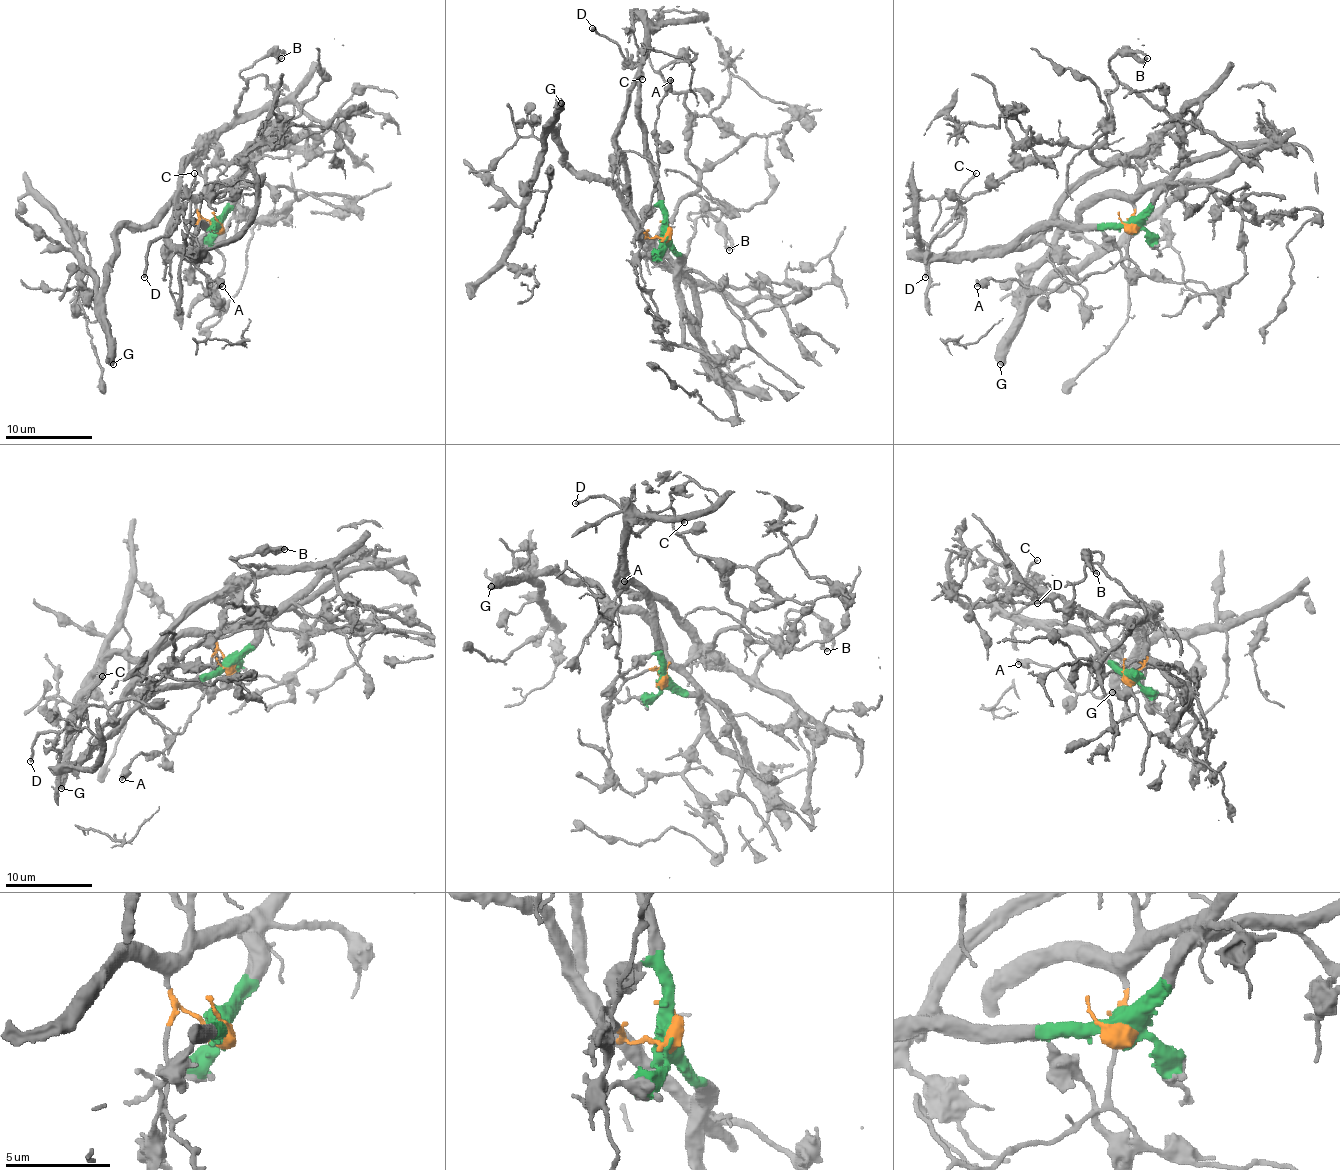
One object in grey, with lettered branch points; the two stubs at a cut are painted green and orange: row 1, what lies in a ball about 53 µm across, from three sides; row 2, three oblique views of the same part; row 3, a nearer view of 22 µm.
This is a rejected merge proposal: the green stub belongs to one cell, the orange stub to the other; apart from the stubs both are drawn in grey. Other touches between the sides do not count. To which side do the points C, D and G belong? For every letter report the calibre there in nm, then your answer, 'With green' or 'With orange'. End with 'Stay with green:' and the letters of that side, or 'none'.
C: Thickness 180 nm. With green
D: Thickness 240 nm. With green
G: Thickness 500 nm. With orange
Stay with green: C, D

